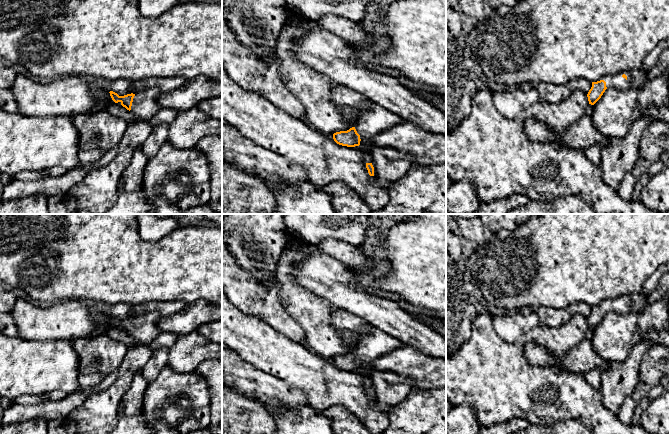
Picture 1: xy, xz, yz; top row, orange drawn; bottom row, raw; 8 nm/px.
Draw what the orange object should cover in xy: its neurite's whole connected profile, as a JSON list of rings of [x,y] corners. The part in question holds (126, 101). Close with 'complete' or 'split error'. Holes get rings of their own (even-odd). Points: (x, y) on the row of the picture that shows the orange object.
[[[155,87],[145,89],[137,94],[131,93],[124,96],[119,96],[113,91],[109,93],[115,103],[120,102],[123,107],[144,121],[149,122],[161,109],[158,104],[158,96],[162,91]]]; split error

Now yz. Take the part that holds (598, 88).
[[[641,69],[621,71],[615,75],[606,76],[600,81],[592,82],[592,87],[587,94],[589,104],[594,105],[607,88],[620,90],[634,88],[640,90],[644,87],[647,80],[647,73]]]; split error

